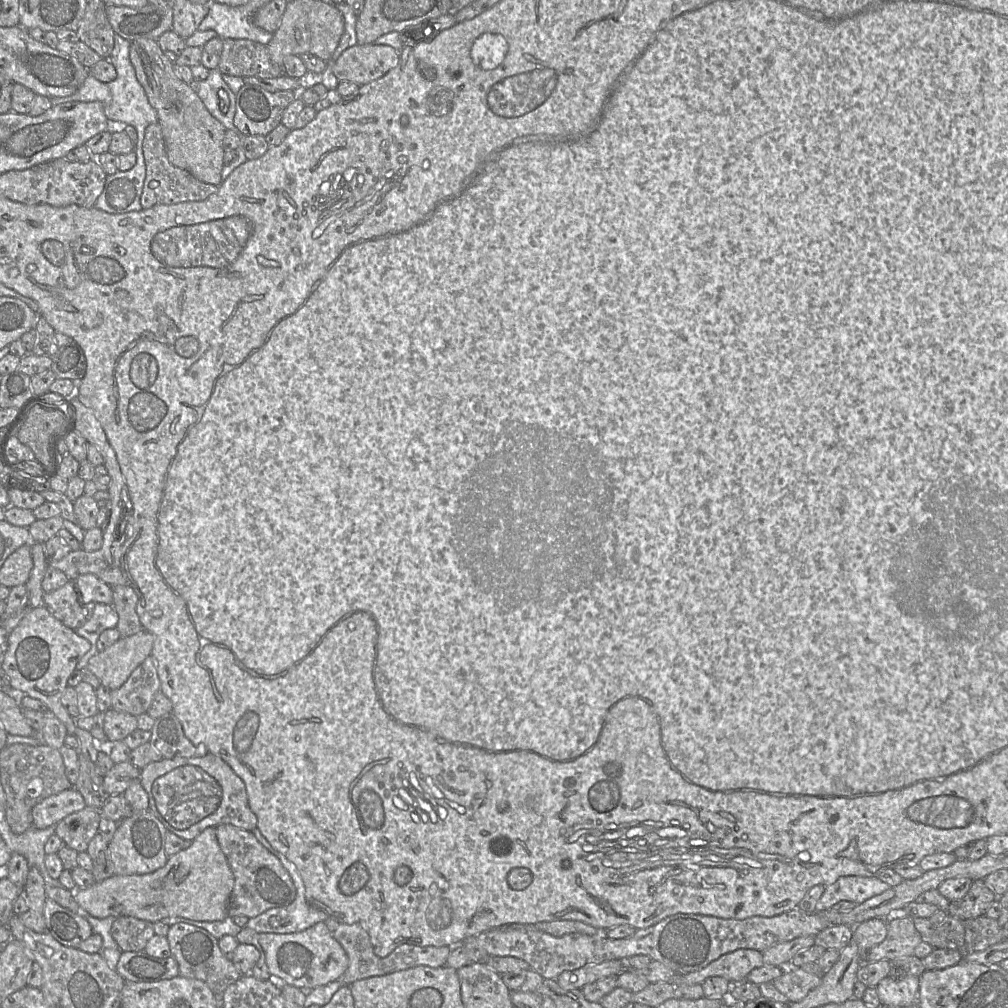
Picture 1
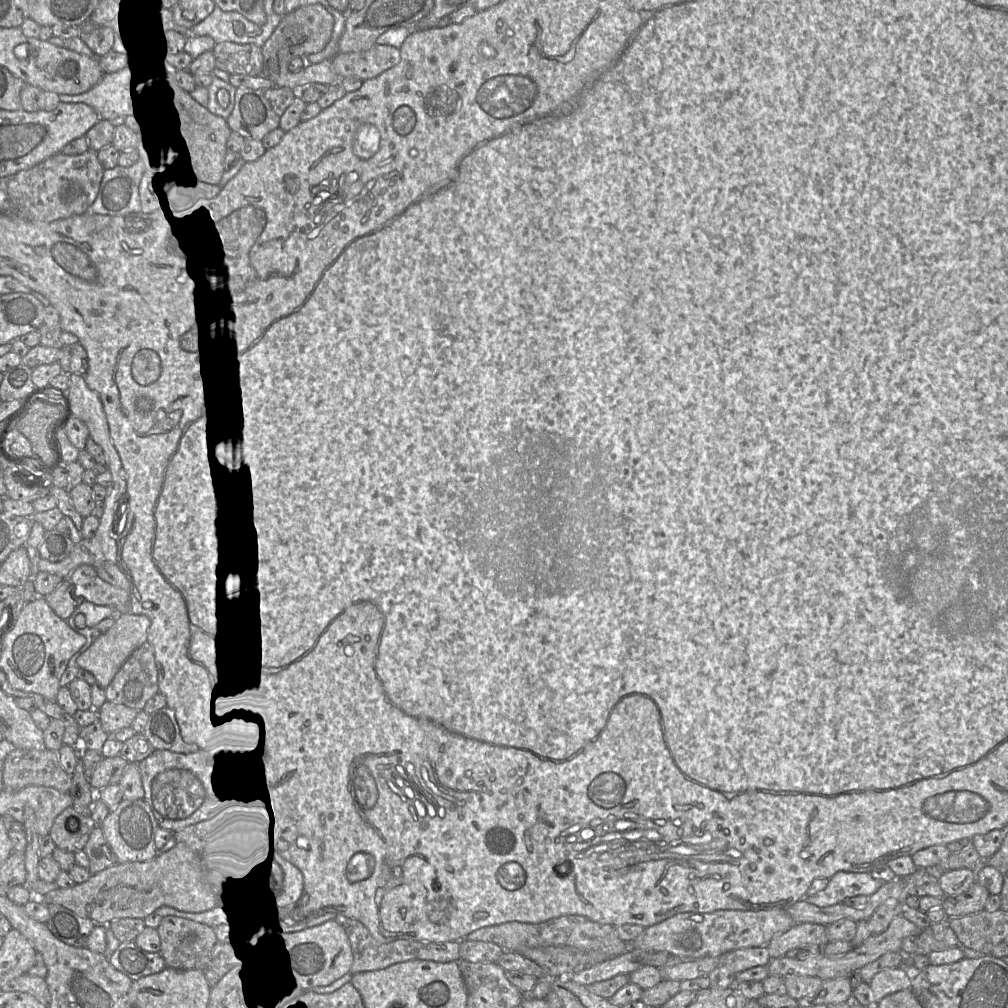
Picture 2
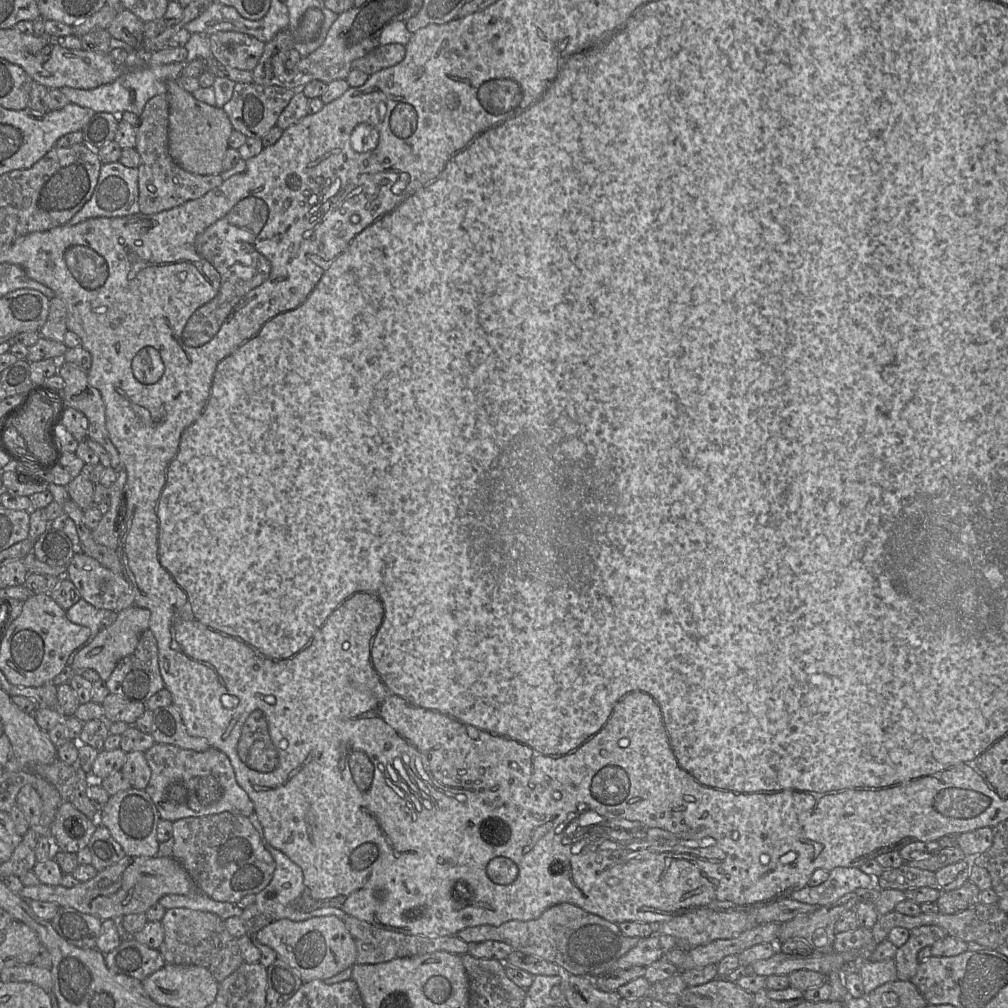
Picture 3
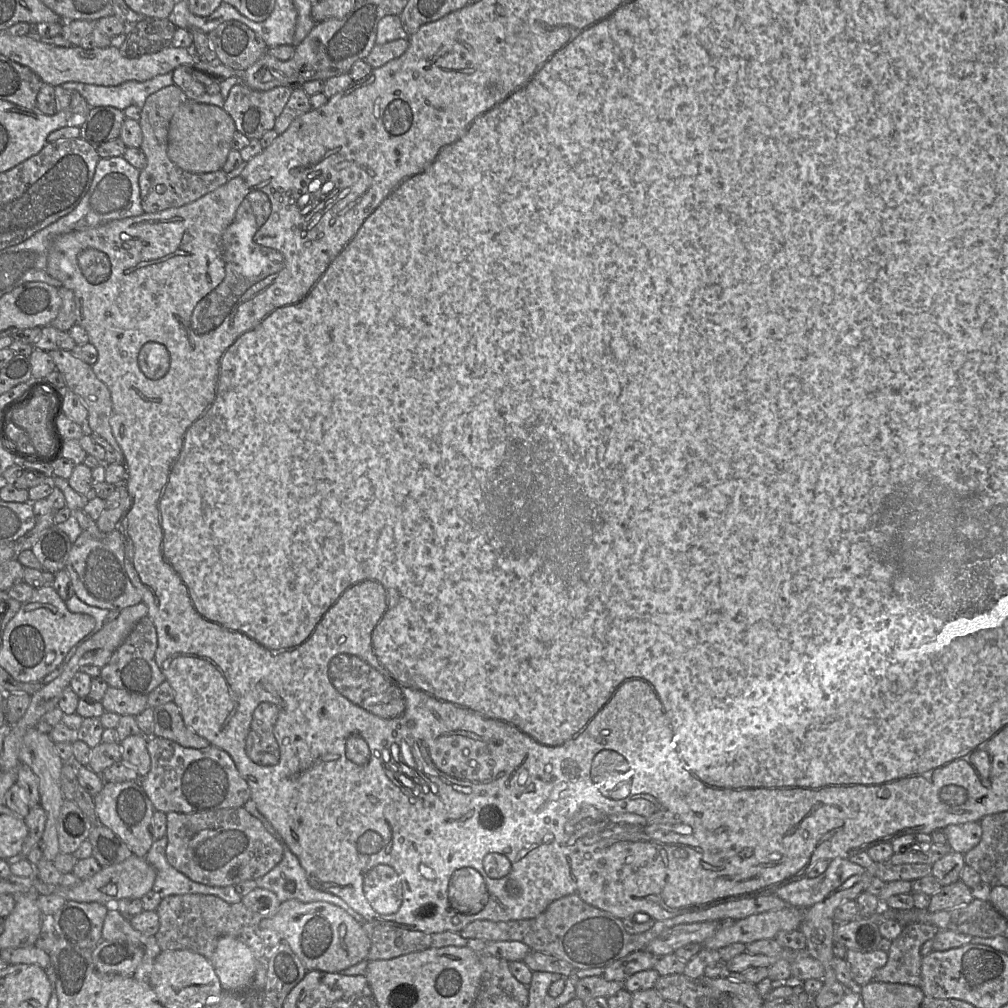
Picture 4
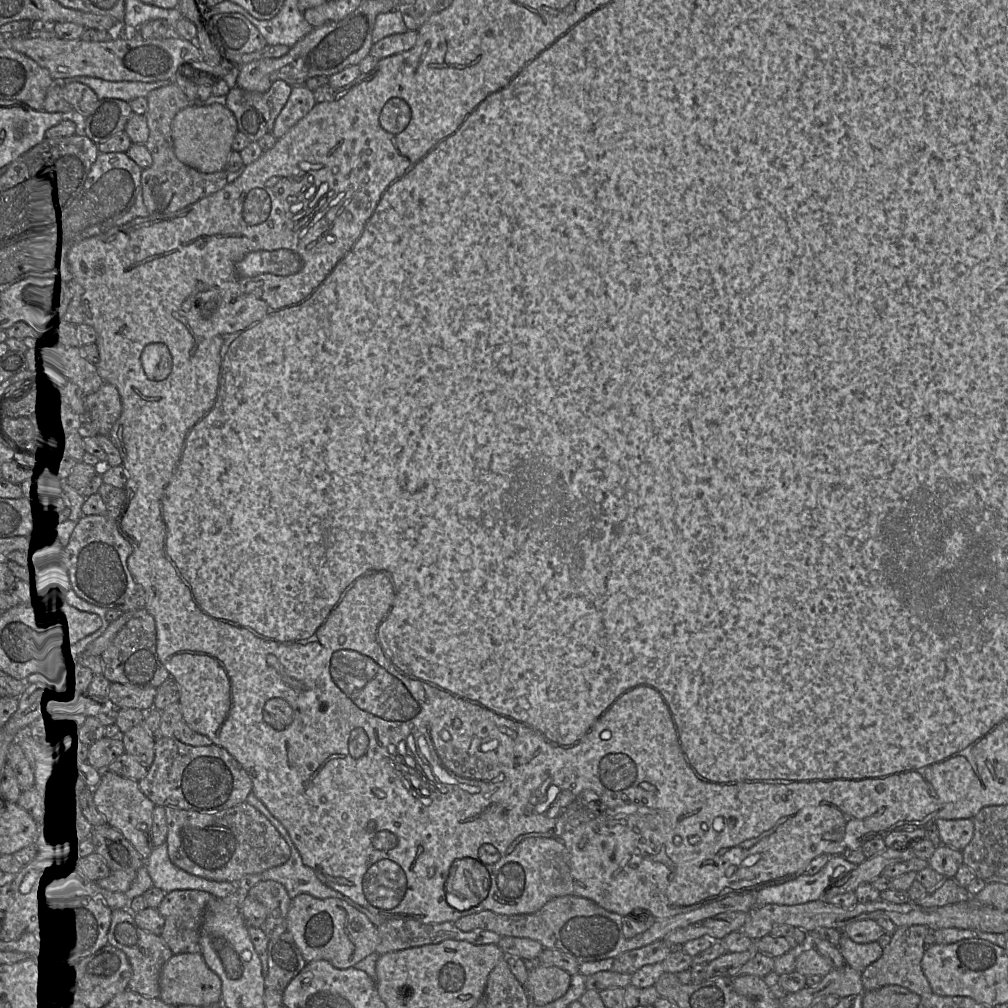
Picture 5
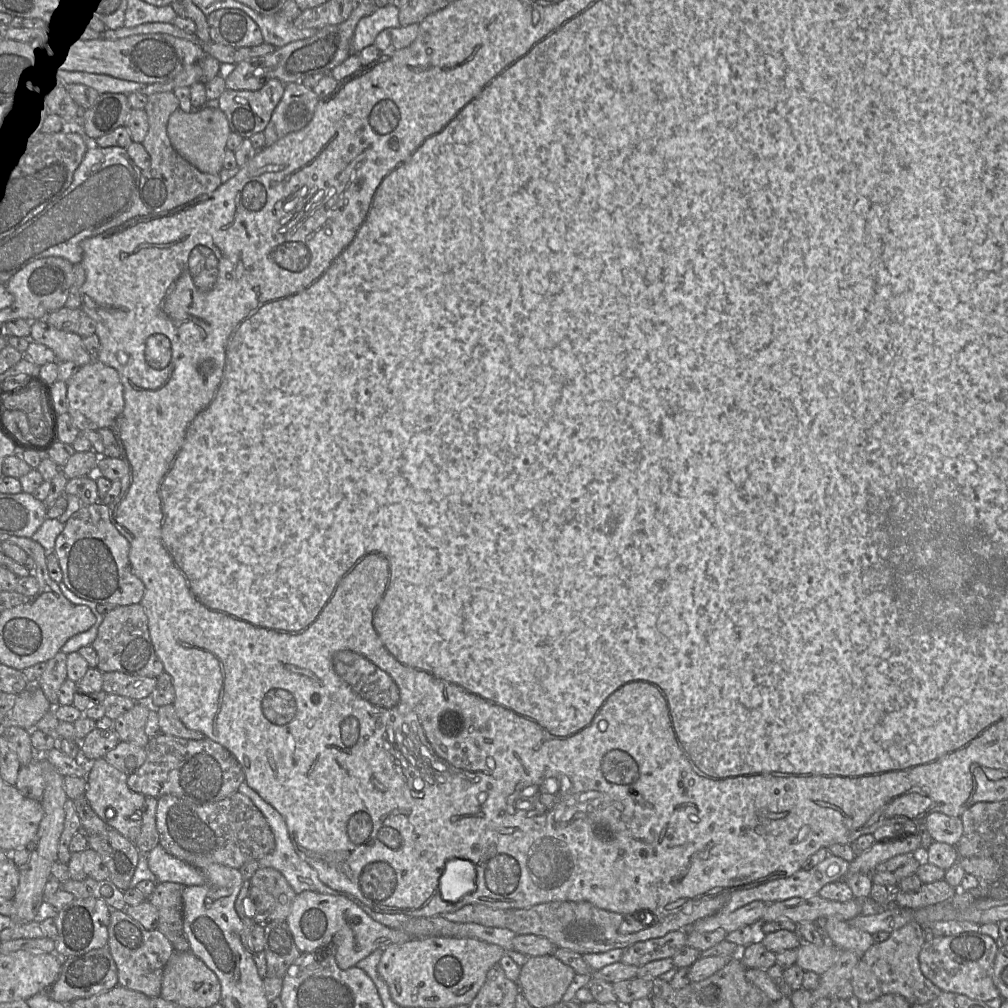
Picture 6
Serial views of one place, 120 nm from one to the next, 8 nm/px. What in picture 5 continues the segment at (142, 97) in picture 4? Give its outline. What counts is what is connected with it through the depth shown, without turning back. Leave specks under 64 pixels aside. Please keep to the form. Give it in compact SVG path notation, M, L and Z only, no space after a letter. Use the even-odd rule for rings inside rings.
M73 77L65 83L78 82L87 85L101 99L120 99L126 102L138 97L146 97L152 90L170 85L170 80L161 80L153 83L131 81L106 81L91 77Z

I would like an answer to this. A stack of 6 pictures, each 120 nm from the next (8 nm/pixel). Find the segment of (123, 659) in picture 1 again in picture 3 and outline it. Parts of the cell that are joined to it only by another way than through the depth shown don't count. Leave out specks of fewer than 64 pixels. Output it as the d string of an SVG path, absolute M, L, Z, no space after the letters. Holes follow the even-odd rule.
M136 605L118 612L113 624L102 628L90 643L74 655L71 667L73 672L93 669L102 680L108 680L119 661L135 651L142 633L149 628L150 613L149 609Z

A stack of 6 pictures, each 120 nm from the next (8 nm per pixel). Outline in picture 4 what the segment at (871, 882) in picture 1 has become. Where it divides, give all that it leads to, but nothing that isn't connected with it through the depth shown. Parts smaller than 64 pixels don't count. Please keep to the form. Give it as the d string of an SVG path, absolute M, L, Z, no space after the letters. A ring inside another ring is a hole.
M834 858L830 860L826 871L818 877L802 877L770 892L786 902L787 907L807 909L823 901L850 877L865 871L866 868L852 863L849 859Z

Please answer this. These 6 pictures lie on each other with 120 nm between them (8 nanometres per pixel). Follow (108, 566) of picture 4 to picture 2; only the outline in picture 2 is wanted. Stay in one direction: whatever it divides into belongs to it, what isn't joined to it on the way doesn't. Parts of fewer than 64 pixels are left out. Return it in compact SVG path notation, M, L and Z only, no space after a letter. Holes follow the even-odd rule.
M91 565L77 567L68 577L74 585L75 595L93 604L110 606L119 611L128 607L130 592L116 587L99 577Z

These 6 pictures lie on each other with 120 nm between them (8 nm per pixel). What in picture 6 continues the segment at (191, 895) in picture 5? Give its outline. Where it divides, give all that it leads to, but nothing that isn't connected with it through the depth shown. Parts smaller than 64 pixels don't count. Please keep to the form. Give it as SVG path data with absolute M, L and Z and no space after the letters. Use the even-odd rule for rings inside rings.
M156 883L147 900L157 909L158 930L167 938L175 952L189 951L189 942L183 930L182 884Z

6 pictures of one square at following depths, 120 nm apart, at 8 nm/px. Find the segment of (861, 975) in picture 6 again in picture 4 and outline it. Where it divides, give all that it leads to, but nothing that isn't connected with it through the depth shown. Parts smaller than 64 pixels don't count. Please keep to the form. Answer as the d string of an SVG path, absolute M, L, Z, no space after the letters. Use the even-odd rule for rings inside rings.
M931 924L905 925L901 934L891 942L887 963L875 972L873 981L920 987L923 958L920 950L926 941L934 938L938 930Z

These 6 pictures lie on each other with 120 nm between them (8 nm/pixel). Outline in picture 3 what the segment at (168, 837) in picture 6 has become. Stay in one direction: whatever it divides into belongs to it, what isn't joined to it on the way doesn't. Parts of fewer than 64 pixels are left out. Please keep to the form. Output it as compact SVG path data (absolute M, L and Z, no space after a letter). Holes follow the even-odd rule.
M222 812L181 818L174 821L172 827L174 840L172 857L187 871L198 890L210 898L237 904L243 897L261 892L270 883L276 863L249 817Z

